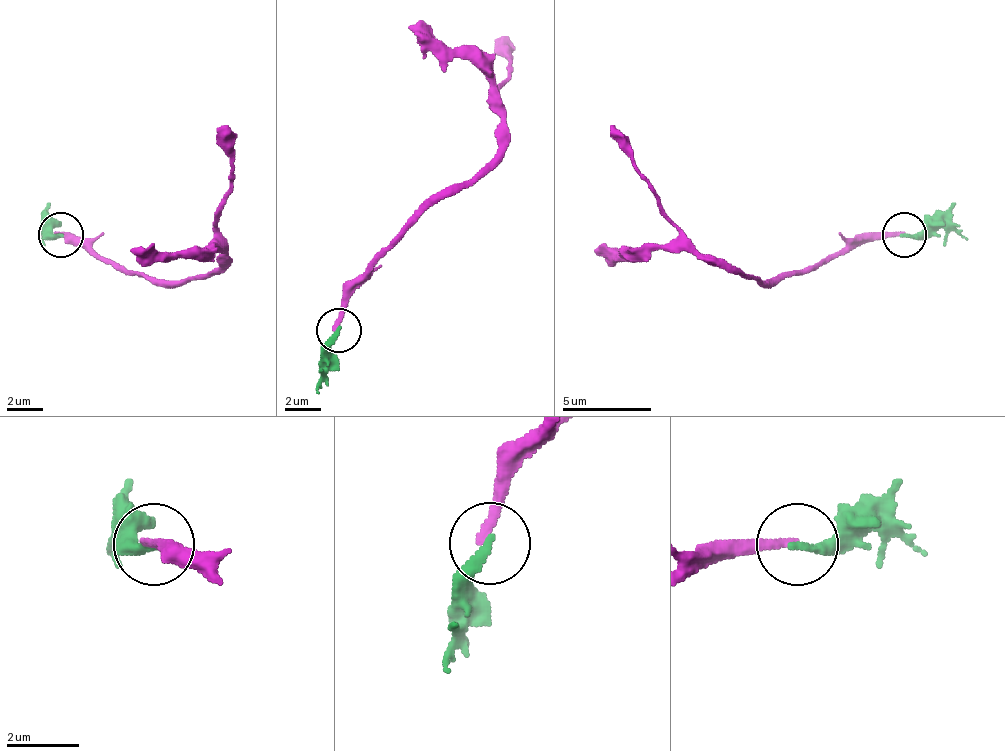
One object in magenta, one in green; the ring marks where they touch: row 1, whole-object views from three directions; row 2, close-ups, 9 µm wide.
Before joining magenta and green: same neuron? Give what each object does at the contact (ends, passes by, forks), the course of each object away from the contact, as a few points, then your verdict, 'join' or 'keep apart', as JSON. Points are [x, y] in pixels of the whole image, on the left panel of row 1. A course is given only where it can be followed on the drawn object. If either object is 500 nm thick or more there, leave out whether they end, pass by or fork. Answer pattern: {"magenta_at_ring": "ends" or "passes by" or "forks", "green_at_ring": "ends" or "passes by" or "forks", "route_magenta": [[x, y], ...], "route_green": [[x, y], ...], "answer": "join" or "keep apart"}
{"magenta_at_ring": "ends", "green_at_ring": "ends", "route_magenta": [[60, 235], [77, 235], [153, 280], [202, 280], [220, 267], [215, 218], [229, 182], [229, 142], [220, 124]], "route_green": [[60, 235], [42, 231], [37, 240]], "answer": "keep apart"}

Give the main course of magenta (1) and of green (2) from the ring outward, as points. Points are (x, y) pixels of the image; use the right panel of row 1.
1: (905, 235), (856, 235), (781, 280), (745, 280), (687, 244), (651, 182), (633, 164), (629, 142), (611, 124)
2: (905, 235), (959, 231), (968, 240)

